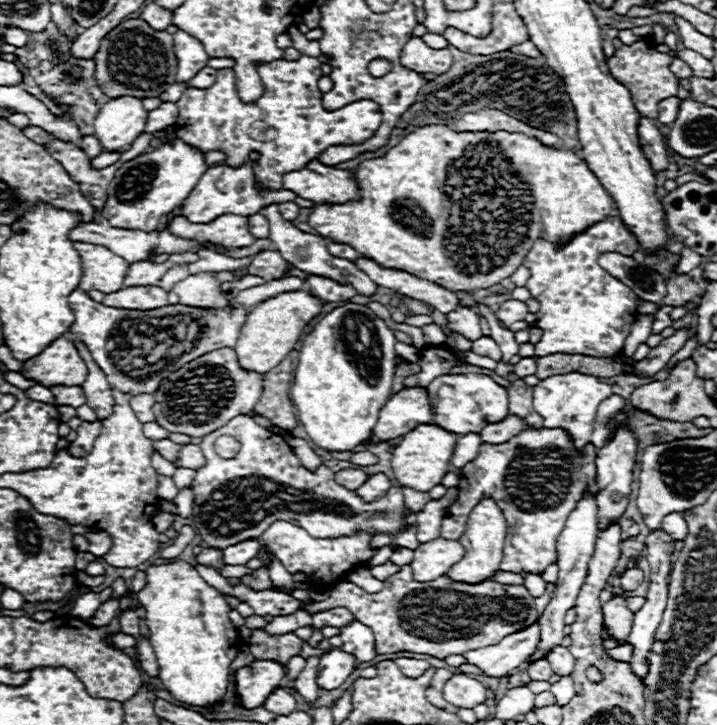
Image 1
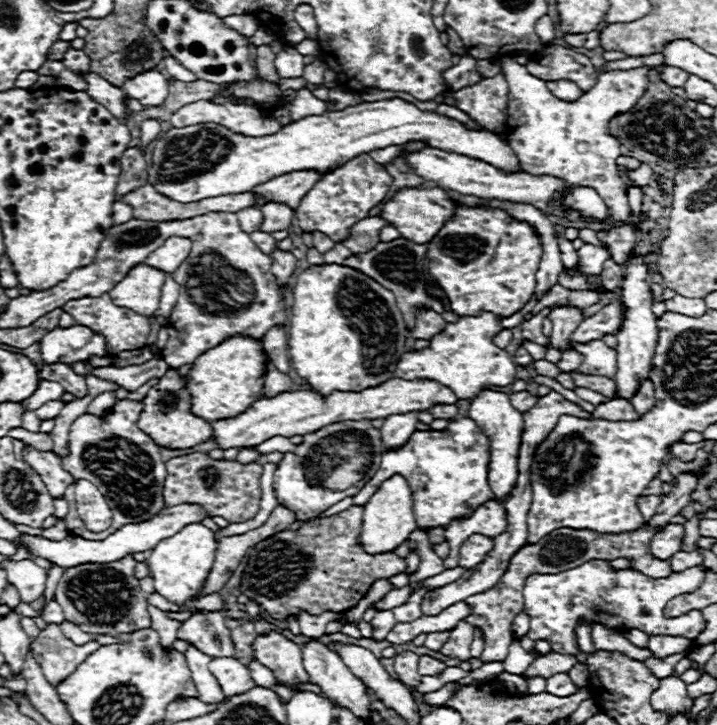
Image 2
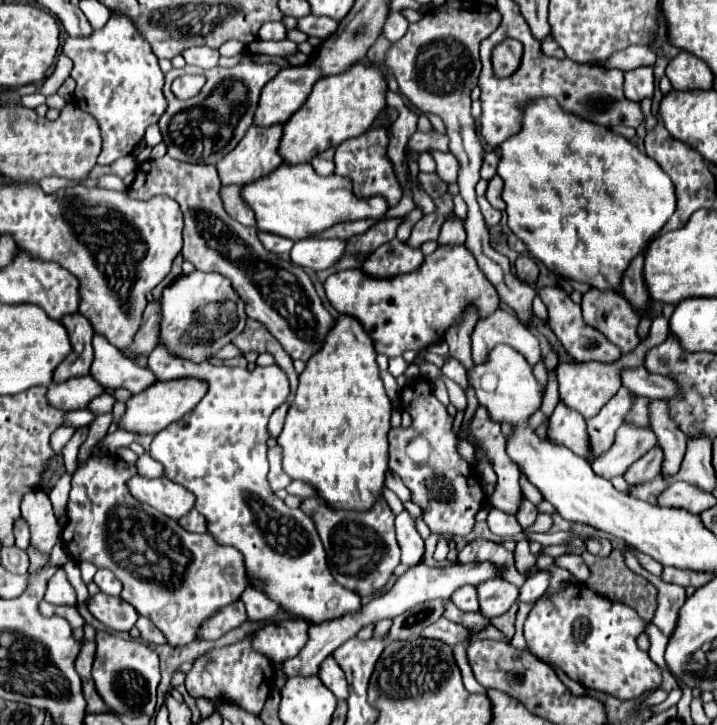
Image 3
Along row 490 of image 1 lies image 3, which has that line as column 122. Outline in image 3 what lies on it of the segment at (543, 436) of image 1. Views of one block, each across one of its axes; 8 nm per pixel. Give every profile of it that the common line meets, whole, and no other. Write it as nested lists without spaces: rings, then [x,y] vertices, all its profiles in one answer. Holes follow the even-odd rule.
[[[116,454],[90,456],[84,464],[80,464],[72,474],[72,490],[66,510],[68,522],[62,528],[62,544],[74,562],[90,560],[96,568],[112,570],[124,584],[120,596],[132,604],[140,616],[150,618],[166,636],[168,644],[190,644],[194,640],[194,630],[198,630],[198,622],[202,622],[202,618],[210,618],[218,606],[236,602],[248,586],[244,558],[232,546],[220,546],[210,532],[186,532],[176,520],[164,518],[154,508],[136,502],[136,498],[126,490],[126,482],[134,474],[136,466],[124,462]]]

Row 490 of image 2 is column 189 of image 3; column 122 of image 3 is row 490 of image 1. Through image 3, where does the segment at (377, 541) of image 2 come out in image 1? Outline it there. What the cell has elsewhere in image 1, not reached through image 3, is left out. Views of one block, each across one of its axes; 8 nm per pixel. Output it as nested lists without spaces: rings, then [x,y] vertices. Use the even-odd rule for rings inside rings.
[[[420,424],[406,436],[392,452],[392,470],[400,486],[408,486],[416,492],[430,492],[436,484],[440,484],[442,476],[450,472],[450,458],[454,454],[456,434],[450,434],[434,424]]]

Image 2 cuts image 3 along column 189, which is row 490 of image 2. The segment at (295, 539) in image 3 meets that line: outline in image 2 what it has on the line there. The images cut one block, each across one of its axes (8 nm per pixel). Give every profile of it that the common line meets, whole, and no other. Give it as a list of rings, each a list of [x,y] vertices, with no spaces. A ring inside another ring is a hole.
[[[458,418],[450,422],[446,430],[426,430],[414,432],[410,444],[402,450],[388,450],[382,454],[380,470],[368,484],[352,496],[354,506],[364,506],[370,496],[380,488],[380,484],[394,474],[408,478],[414,500],[414,516],[418,528],[448,526],[450,520],[468,516],[486,500],[494,500],[488,486],[488,462],[490,462],[490,442],[476,426],[472,418]]]

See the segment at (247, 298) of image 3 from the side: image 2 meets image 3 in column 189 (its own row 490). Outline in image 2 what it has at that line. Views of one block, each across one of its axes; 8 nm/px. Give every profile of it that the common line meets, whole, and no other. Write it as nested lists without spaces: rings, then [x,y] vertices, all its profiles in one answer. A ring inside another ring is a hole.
[[[192,452],[170,458],[166,462],[166,470],[168,470],[168,476],[164,480],[166,506],[198,504],[210,516],[222,516],[230,524],[250,520],[258,512],[262,498],[262,488],[260,488],[262,466],[256,462],[238,464],[230,460],[212,460],[208,454]]]

